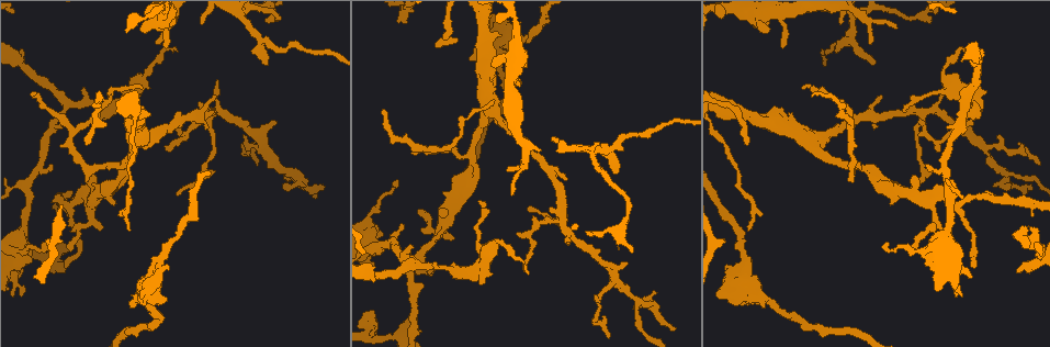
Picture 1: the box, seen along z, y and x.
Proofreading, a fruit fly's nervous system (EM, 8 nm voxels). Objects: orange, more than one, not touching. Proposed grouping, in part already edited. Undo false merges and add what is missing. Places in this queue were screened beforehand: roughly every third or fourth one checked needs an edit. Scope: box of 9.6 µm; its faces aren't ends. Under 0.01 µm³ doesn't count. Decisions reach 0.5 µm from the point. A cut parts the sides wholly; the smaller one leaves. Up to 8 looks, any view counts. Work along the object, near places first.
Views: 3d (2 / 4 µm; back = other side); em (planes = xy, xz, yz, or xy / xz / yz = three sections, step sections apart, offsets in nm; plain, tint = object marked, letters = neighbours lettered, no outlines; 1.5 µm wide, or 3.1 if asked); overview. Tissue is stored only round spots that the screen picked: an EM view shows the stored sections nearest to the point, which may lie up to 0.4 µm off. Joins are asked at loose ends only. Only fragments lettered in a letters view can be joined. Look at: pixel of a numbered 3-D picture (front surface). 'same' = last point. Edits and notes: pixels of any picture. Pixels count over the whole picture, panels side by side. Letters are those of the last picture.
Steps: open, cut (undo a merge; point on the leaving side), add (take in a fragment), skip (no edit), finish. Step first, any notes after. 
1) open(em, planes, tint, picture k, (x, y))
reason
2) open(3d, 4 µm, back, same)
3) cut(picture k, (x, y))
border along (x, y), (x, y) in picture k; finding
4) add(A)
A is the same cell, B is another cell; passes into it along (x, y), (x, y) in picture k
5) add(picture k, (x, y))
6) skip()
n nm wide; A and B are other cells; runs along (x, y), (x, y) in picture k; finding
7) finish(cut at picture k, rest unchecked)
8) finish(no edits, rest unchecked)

open(3d, 2 µm, picture 1, (151, 308))

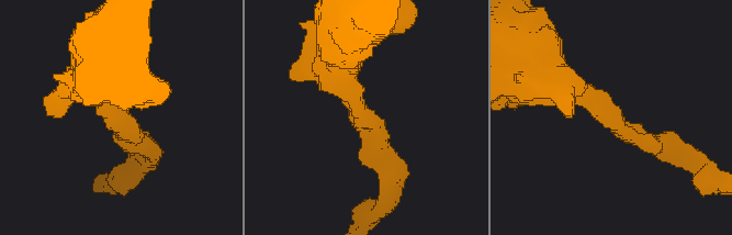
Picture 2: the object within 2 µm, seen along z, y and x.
open(em, xy, step 4, tint, picture 2, (364, 124))

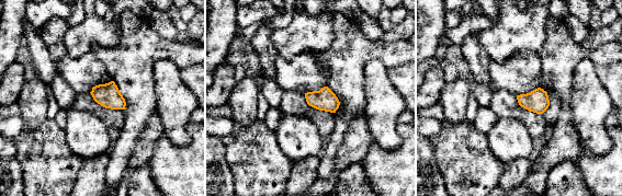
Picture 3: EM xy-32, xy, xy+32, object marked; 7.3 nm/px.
open(em, planes, letters, same)
cut it another way

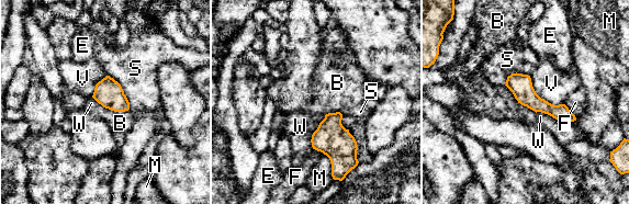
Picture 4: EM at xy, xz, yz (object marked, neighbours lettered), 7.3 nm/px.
skip()
B, E, F, M, S, V and W are other cells; runs along (509, 79), (537, 104), (572, 117) in picture 4; one cell here

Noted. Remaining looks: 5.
open(em, yz, step 4, letters, picture 1, (169, 266))

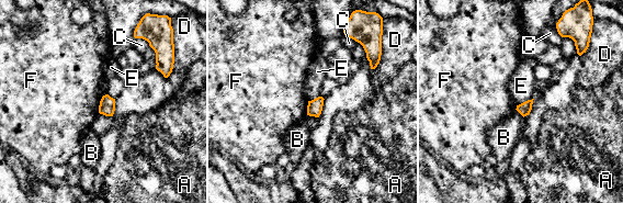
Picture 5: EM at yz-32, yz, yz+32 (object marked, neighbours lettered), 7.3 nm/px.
open(em, planes, letters, same)

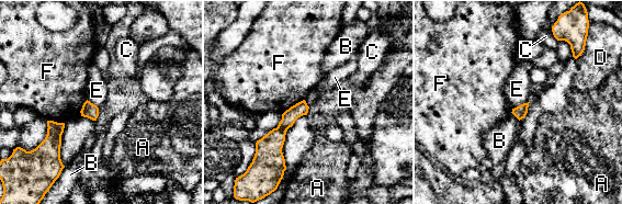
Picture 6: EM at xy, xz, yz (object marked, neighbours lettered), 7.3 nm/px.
skip()
A, B, C, D, E and F are other cells; runs along (303, 103), (274, 139), (274, 161) in picture 6; none of them fits

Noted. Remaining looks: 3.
open(3d, 4 µm, picture 1, (322, 187))
an open end

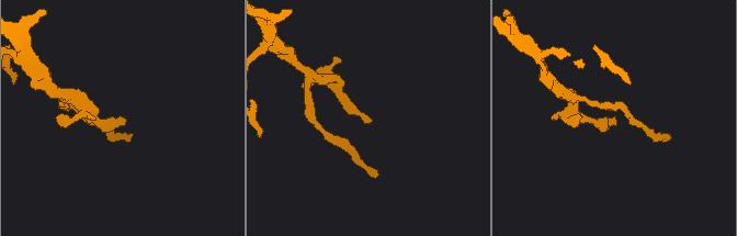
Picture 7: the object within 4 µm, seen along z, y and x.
open(em, xy, step 8, letters, picture 7, (125, 119))
now the EM

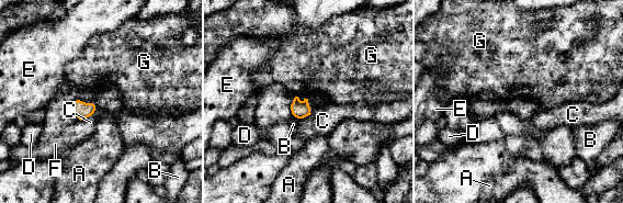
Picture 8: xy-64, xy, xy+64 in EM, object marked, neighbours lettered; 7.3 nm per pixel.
open(em, yz, step 4, letters, same)
cut it another way

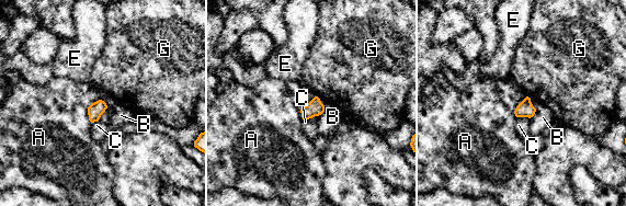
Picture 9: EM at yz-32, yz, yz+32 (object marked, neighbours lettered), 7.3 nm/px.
skip()
110 nm wide; A, B, C, E and G are other cells; no lettered fragment goes on from it

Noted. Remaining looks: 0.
finish(no edits, rest unchecked)

